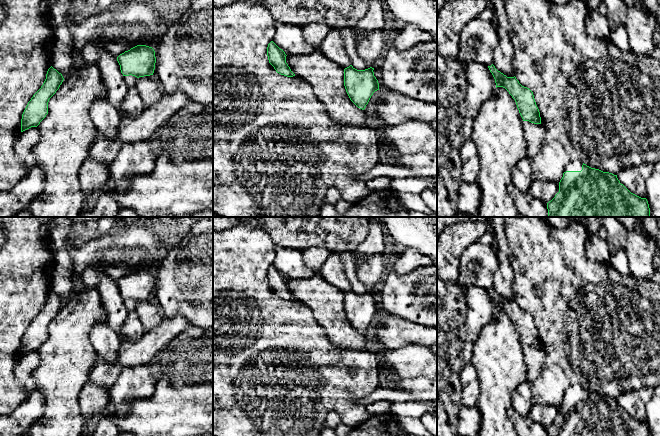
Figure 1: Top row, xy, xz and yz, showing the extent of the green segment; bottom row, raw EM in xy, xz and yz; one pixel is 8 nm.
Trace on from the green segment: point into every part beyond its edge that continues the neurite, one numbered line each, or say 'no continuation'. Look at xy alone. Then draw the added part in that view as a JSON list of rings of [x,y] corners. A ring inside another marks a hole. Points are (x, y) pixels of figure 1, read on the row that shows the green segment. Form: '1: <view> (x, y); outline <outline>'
no continuation

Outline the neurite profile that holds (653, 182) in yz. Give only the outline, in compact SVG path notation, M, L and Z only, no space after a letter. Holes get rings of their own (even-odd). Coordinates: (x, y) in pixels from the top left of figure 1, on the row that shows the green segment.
M660 160L654 164L652 175L645 181L650 217L660 217Z

